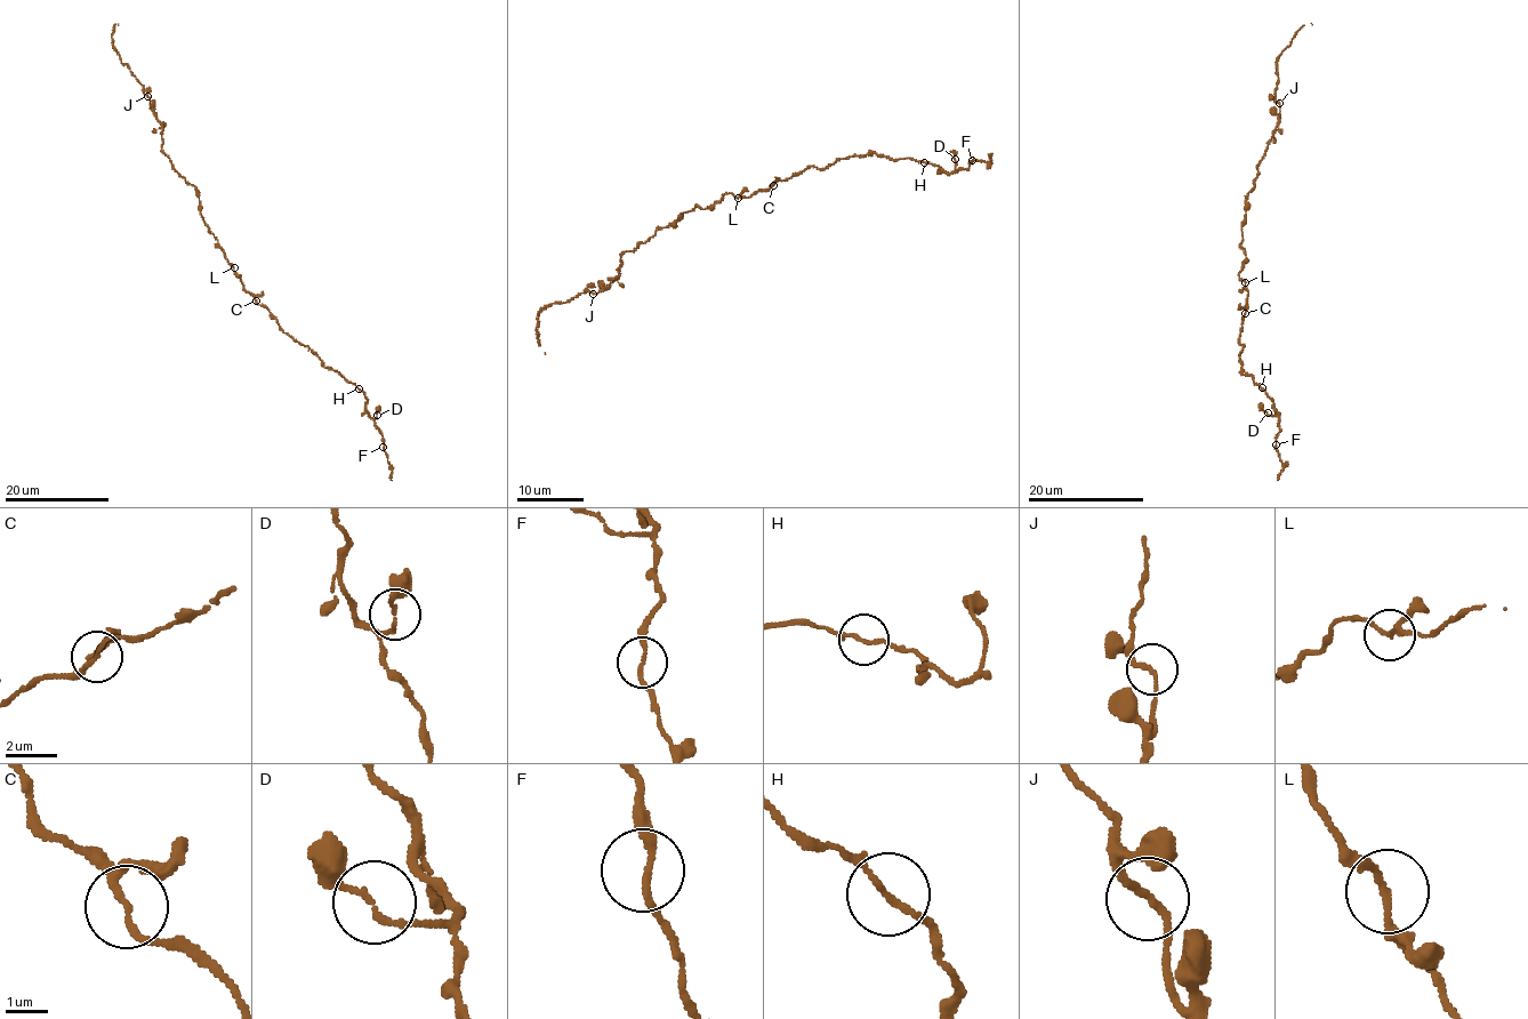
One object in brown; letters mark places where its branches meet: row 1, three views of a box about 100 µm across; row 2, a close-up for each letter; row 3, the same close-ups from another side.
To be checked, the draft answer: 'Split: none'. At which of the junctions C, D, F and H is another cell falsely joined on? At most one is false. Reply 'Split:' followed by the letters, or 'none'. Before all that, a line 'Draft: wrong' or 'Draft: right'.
Draft: right
Split: none

